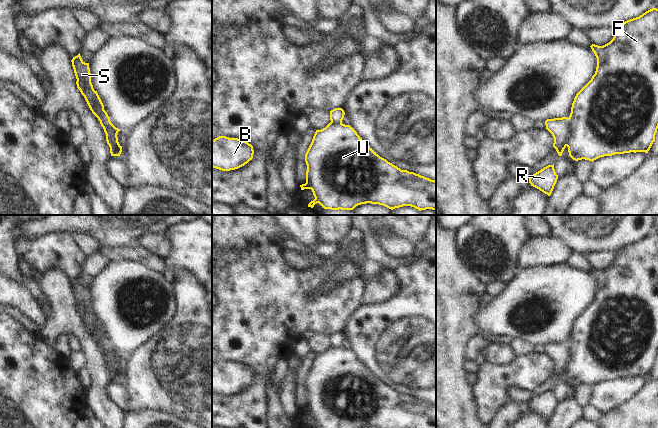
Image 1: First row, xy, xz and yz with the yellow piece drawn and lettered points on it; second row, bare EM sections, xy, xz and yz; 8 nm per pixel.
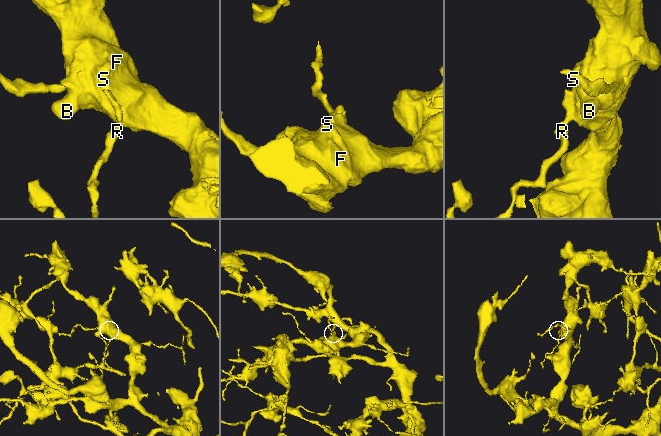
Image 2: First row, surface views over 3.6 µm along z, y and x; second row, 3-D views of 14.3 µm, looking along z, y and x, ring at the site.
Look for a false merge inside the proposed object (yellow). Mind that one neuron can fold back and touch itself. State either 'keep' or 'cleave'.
cleave

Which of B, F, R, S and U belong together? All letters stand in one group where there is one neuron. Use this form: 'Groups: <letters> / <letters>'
Groups: B F S U / R

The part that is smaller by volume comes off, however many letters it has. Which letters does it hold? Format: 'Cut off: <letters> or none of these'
Cut off: R

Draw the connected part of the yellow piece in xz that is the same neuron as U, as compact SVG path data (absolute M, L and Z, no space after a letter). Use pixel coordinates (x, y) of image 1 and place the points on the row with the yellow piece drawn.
M330 122L325 128L316 130L312 142L305 154L307 165L306 183L300 185L301 190L311 189L315 199L308 204L313 208L319 203L324 209L353 210L356 206L366 203L383 205L391 210L403 206L411 206L419 211L436 210L436 181L401 170L397 166L380 157L368 146L357 132L345 124Z

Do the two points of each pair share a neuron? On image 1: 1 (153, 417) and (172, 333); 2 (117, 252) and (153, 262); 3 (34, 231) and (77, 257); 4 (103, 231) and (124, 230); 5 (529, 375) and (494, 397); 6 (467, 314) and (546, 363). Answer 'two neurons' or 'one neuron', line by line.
1: two neurons
2: one neuron
3: two neurons
4: one neuron
5: one neuron
6: two neurons

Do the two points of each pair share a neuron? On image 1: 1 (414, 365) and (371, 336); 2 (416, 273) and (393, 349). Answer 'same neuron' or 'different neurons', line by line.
1: same neuron
2: same neuron

